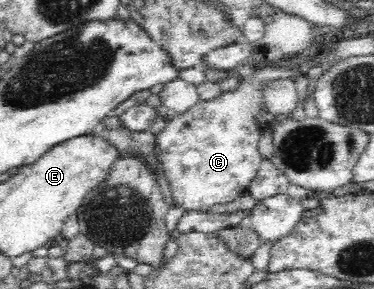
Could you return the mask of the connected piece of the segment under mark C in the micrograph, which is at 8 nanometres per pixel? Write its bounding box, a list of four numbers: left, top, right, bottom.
[157,66,301,211]

